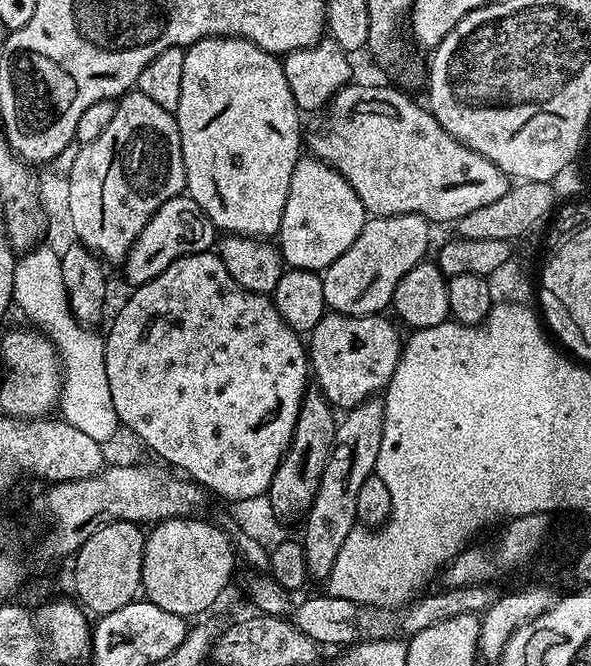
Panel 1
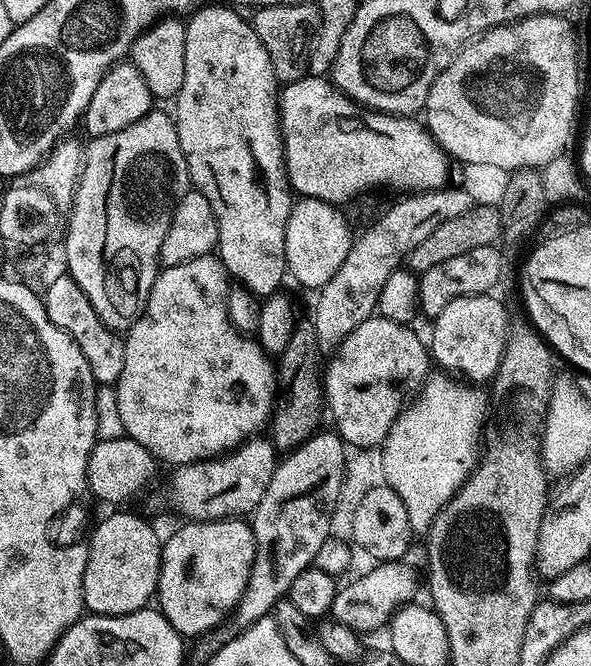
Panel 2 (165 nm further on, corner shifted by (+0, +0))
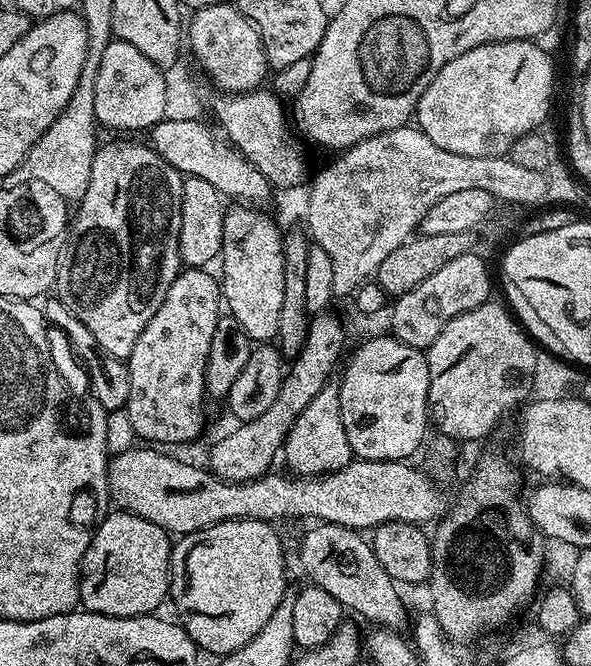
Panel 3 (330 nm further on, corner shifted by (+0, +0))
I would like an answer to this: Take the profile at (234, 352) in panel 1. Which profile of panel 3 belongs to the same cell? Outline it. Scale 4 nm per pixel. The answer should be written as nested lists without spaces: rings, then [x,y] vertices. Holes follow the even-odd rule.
[[[184,268],[180,271],[166,292],[162,306],[158,306],[158,314],[154,314],[146,330],[138,334],[138,342],[134,342],[134,350],[126,362],[130,374],[127,412],[137,437],[149,445],[188,444],[204,428],[206,358],[210,354],[210,341],[214,339],[214,326],[222,315],[220,282],[210,273],[202,268]]]

